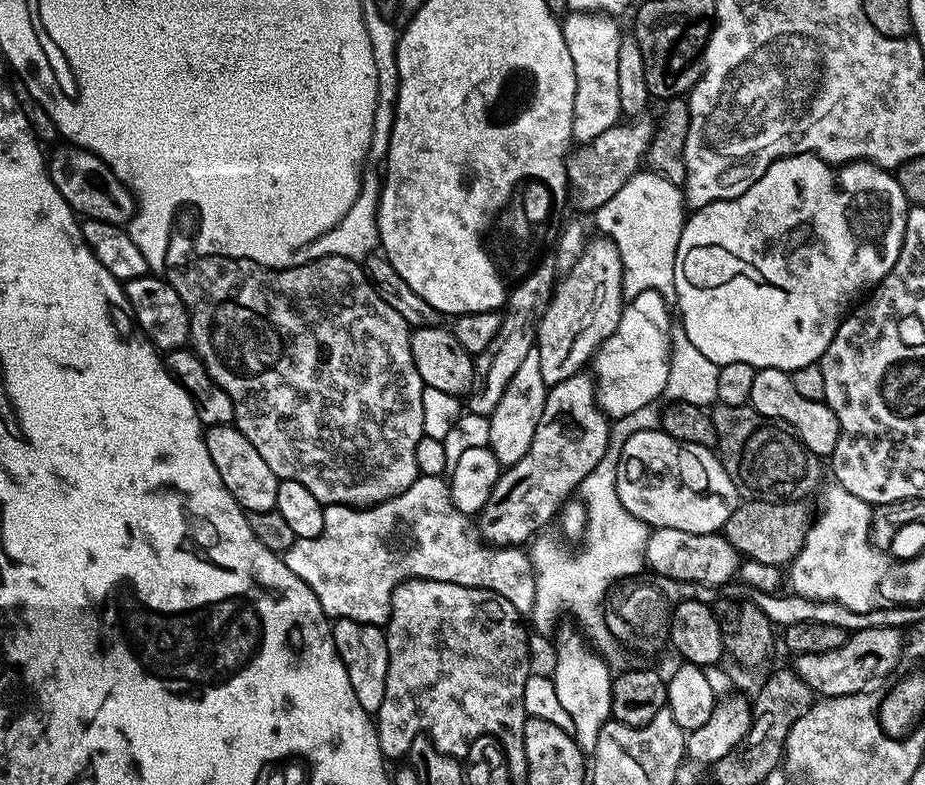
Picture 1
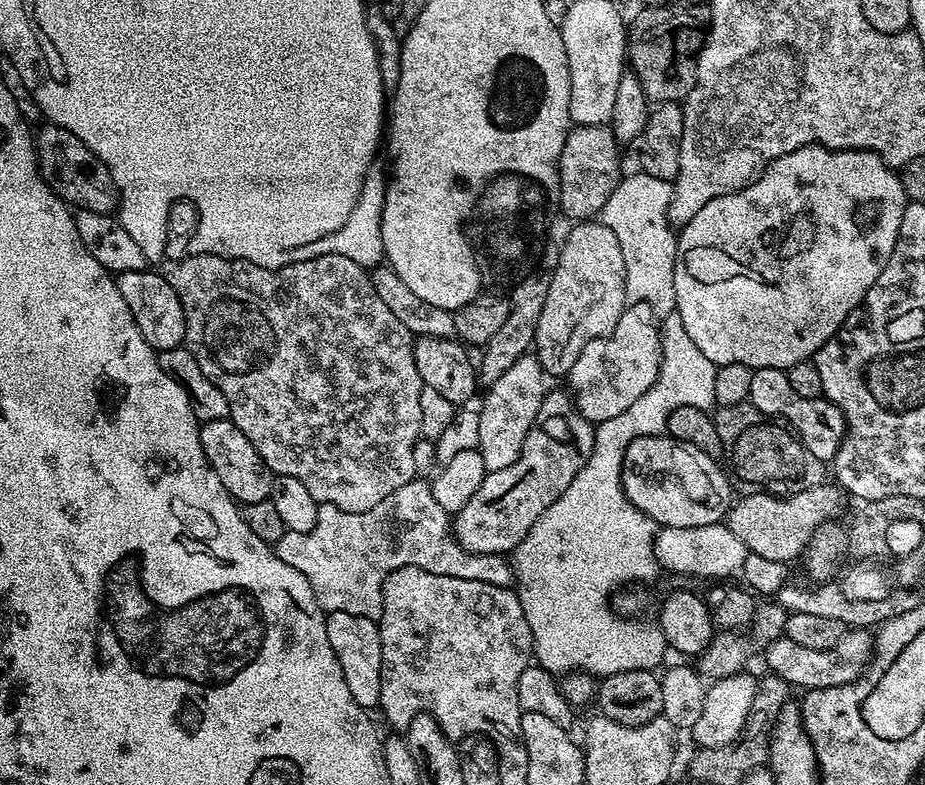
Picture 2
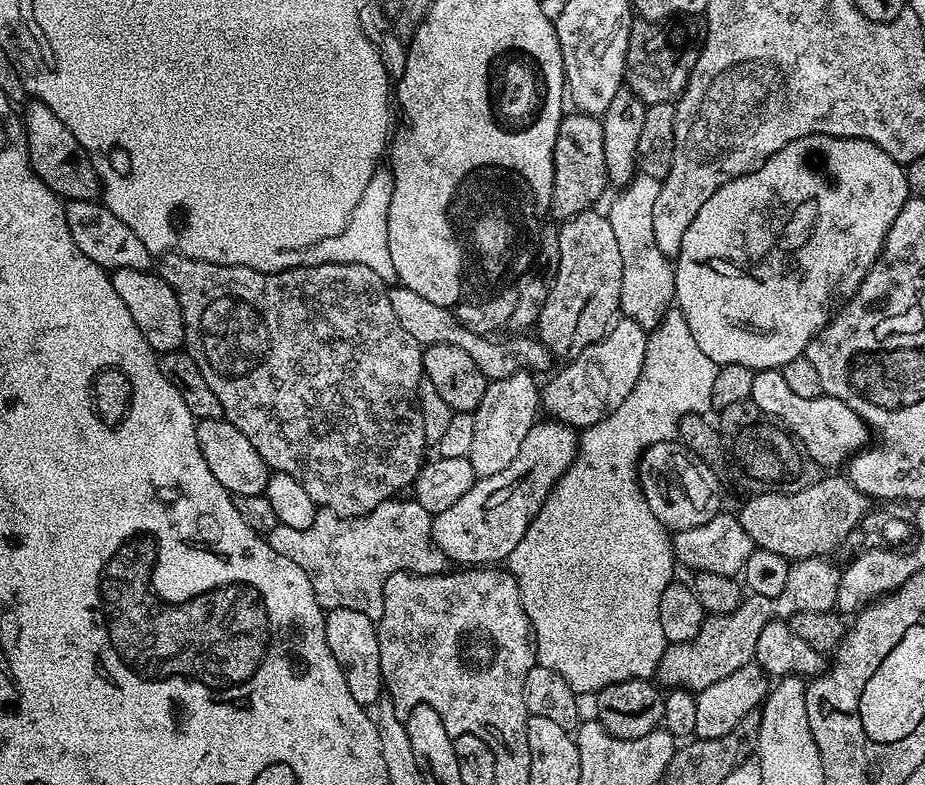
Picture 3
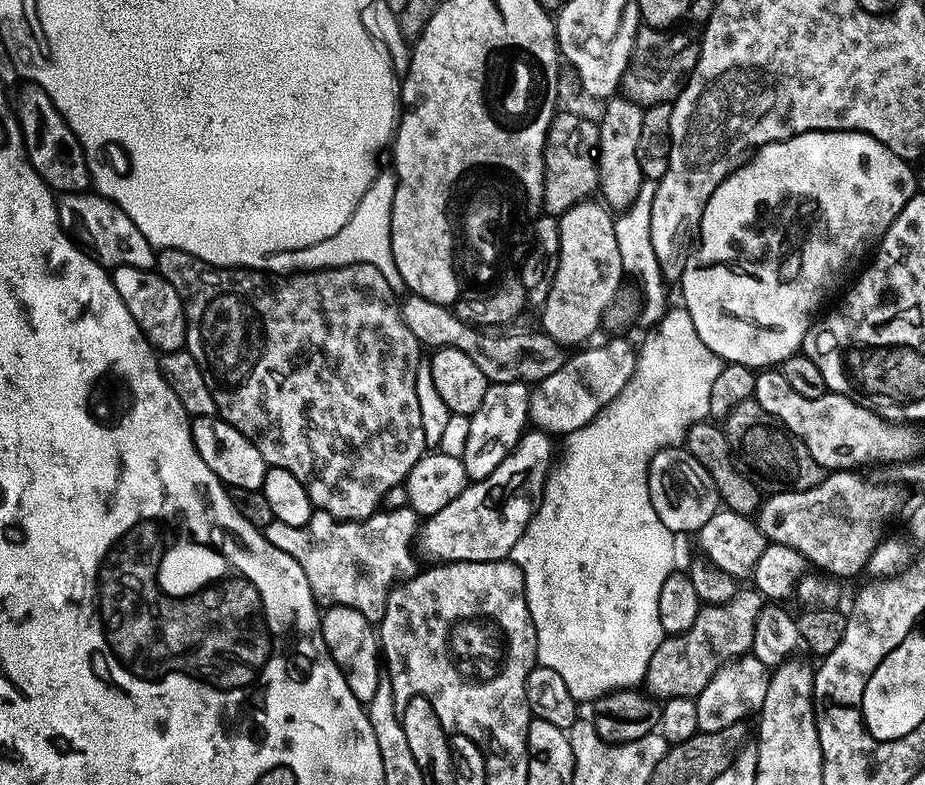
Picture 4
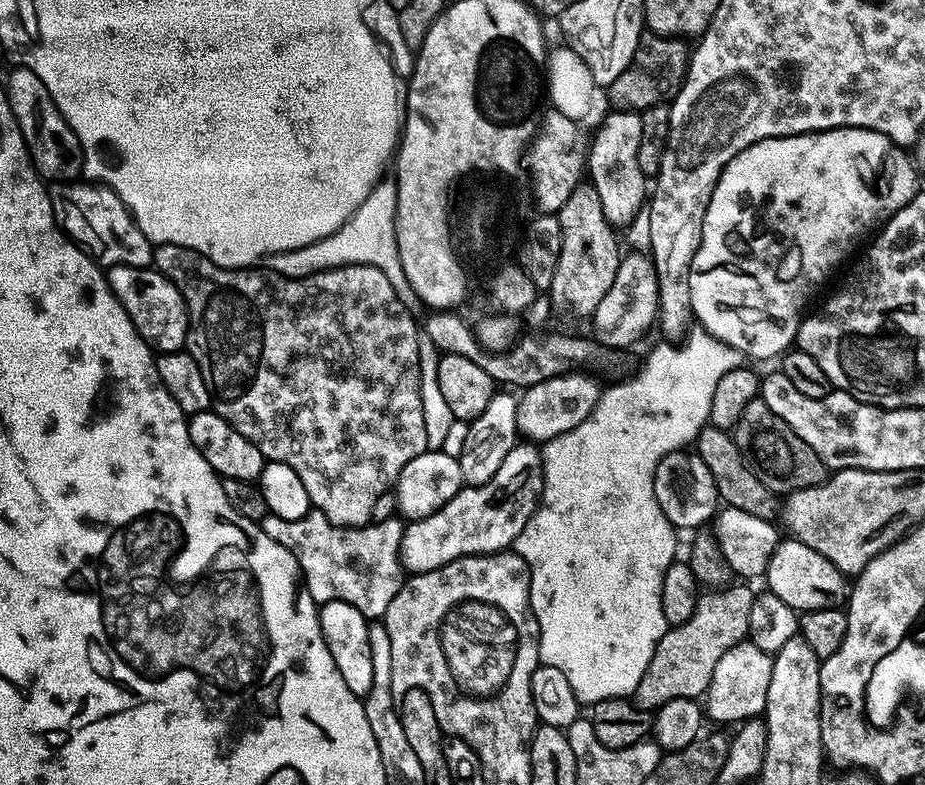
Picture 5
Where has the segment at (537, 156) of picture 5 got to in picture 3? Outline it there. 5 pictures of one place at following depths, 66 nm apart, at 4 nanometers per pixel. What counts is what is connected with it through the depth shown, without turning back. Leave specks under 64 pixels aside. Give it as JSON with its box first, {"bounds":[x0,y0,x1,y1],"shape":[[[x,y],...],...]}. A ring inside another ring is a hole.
{"bounds":[551,112,609,222],"shape":[[[576,112],[565,115],[558,126],[558,134],[552,151],[554,164],[554,182],[551,215],[557,221],[563,222],[576,216],[580,212],[589,211],[592,204],[604,188],[609,187],[606,166],[604,165],[604,139],[602,138],[602,126],[597,117],[583,116]]]}

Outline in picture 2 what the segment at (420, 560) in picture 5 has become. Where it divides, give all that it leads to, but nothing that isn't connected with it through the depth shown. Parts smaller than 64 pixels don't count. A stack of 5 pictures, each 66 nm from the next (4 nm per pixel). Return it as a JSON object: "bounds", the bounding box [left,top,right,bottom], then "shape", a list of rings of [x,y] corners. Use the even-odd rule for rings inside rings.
{"bounds":[452,391,595,556],"shape":[[[549,391],[544,397],[542,406],[538,410],[536,420],[530,426],[530,434],[526,434],[526,442],[514,462],[506,466],[506,470],[489,472],[484,477],[482,486],[474,490],[474,498],[462,506],[460,512],[455,513],[452,520],[452,534],[456,541],[467,552],[474,554],[490,554],[499,556],[511,553],[526,538],[530,526],[542,518],[542,514],[557,498],[564,493],[566,486],[574,482],[578,470],[586,466],[590,454],[594,450],[595,427],[576,409],[576,401],[567,391]]]}

